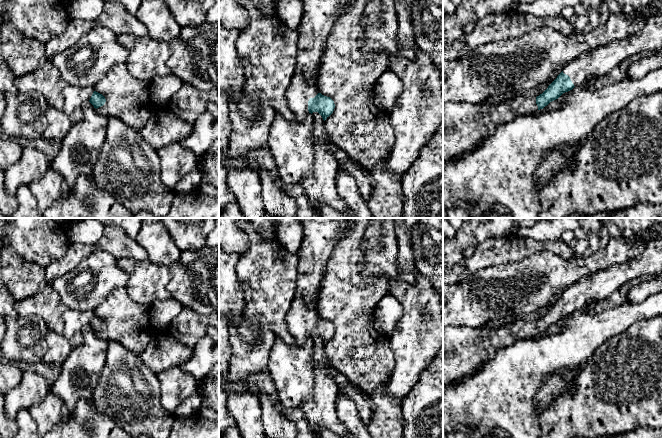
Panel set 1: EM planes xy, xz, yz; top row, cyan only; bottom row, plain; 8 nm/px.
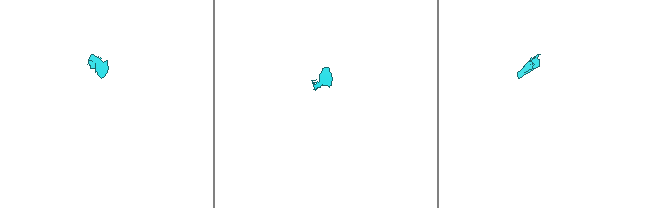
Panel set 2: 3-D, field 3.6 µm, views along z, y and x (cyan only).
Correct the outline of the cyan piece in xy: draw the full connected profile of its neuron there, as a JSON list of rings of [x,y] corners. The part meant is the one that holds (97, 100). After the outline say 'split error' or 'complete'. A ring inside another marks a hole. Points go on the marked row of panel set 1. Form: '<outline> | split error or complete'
[[[67,85],[62,94],[64,97],[63,111],[69,116],[76,108],[81,107],[84,102],[89,101],[96,109],[106,102],[102,94],[90,87]]] | split error

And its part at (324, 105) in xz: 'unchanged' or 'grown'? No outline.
grown

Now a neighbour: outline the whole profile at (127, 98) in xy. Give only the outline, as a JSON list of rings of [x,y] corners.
[[[125,63],[114,65],[93,89],[106,99],[98,113],[116,117],[134,130],[140,131],[153,113],[149,83],[134,78]]]

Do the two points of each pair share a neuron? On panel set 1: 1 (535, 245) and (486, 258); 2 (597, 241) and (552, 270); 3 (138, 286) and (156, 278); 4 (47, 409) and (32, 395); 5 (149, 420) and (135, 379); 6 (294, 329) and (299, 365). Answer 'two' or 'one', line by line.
1: one
2: two
3: one
4: two
5: one
6: two

